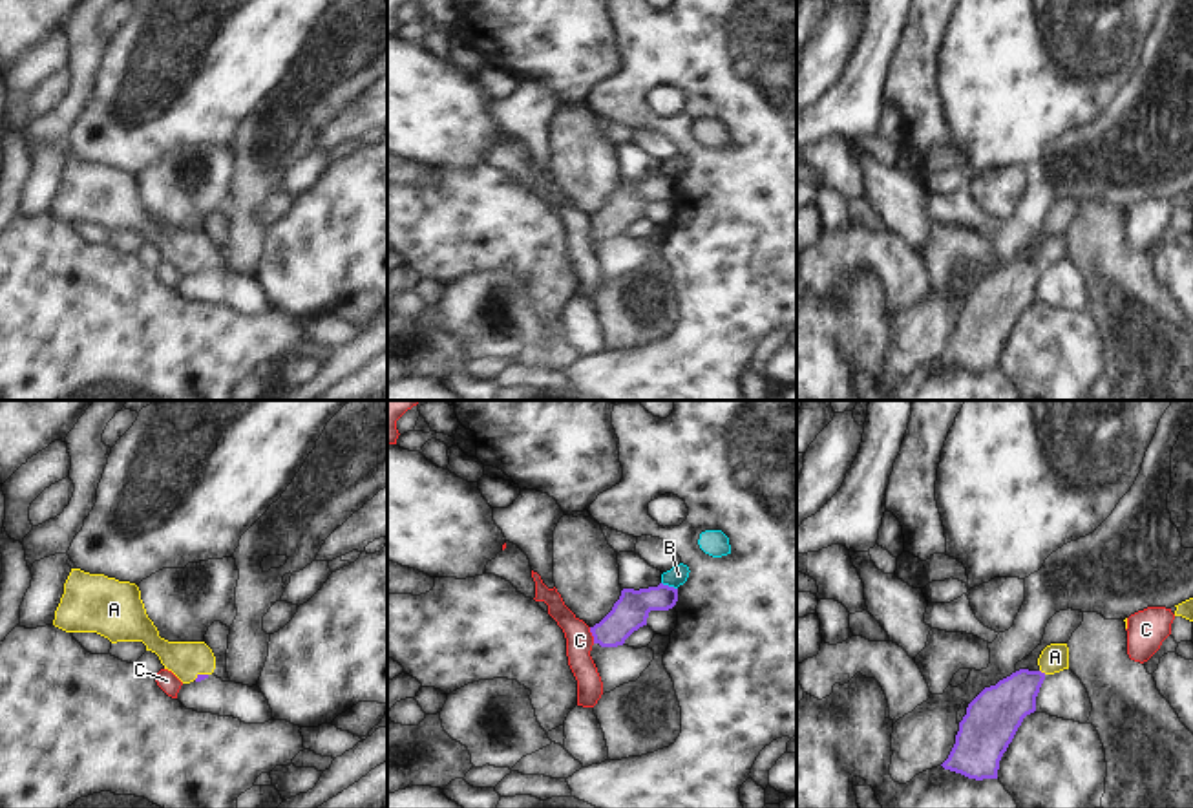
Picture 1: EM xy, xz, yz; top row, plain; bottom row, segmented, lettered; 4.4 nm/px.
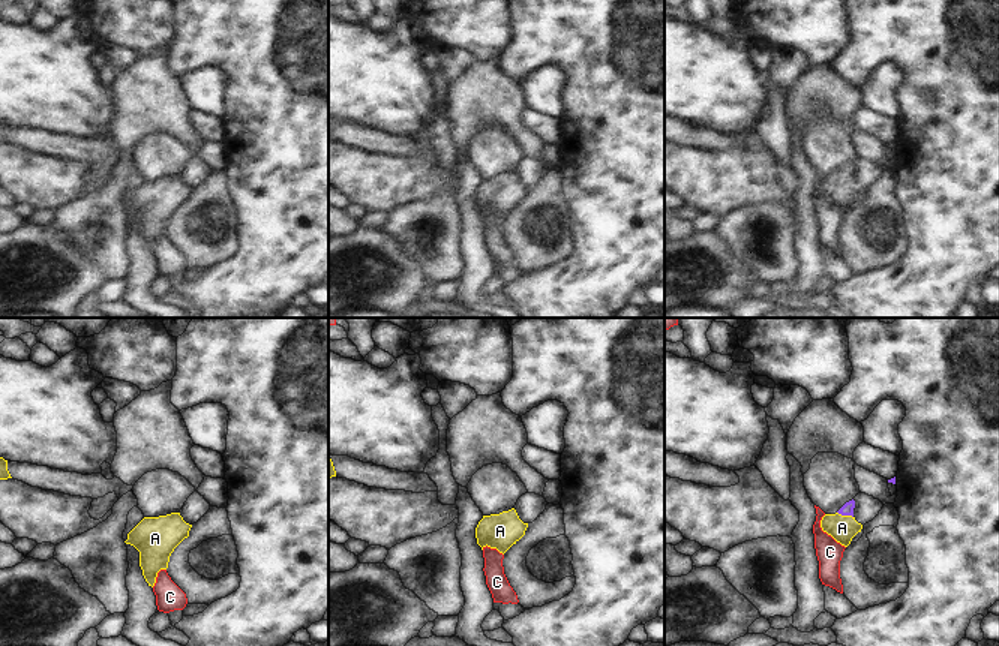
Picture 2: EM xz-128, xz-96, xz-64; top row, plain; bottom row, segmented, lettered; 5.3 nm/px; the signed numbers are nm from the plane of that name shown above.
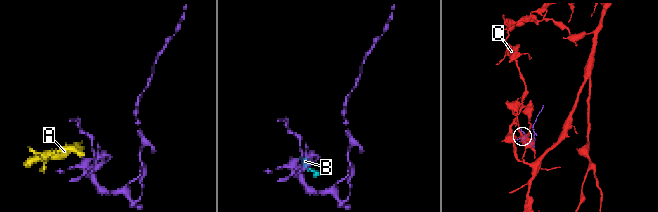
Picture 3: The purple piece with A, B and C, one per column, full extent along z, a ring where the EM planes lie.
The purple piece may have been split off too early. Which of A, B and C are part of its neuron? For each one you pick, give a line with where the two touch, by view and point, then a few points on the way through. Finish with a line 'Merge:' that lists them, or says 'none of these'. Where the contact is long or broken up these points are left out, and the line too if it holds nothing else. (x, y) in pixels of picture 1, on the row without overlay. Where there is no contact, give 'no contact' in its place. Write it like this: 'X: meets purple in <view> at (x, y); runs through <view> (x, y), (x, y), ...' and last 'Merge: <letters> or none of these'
A: meets purple in yz at (1044, 264); runs through yz (1000, 300), (1025, 275), (1044, 264), (1055, 247)
Merge: A

